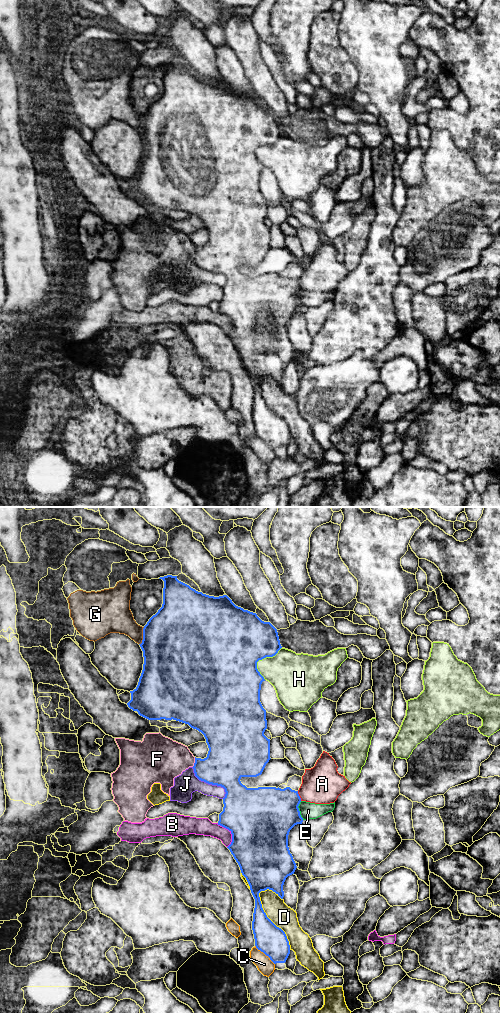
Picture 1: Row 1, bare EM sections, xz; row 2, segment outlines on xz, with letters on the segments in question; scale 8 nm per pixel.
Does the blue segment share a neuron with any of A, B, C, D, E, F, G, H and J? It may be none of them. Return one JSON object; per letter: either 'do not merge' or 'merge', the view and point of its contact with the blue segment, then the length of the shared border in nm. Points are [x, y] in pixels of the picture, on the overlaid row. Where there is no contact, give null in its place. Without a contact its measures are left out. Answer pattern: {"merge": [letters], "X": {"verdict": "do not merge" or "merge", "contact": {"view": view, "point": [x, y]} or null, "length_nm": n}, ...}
{"merge": [], "A": {"verdict": "do not merge", "contact": {"view": "xz", "point": [299, 796]}, "length_nm": 90}, "B": {"verdict": "do not merge", "contact": {"view": "xz", "point": [231, 833]}, "length_nm": 220}, "C": {"verdict": "do not merge", "contact": {"view": "xz", "point": [265, 954]}, "length_nm": 220}, "D": {"verdict": "do not merge", "contact": {"view": "xz", "point": [270, 920]}, "length_nm": 550}, "E": {"verdict": "do not merge", "contact": {"view": "xz", "point": [298, 810]}, "length_nm": 150}, "F": {"verdict": "do not merge", "contact": {"view": "xz", "point": [195, 762]}, "length_nm": 80}, "G": {"verdict": "do not merge", "contact": {"view": "xz", "point": [143, 636]}, "length_nm": 150}, "H": {"verdict": "do not merge", "contact": {"view": "xz", "point": [261, 659]}, "length_nm": 300}, "J": {"verdict": "do not merge", "contact": {"view": "xz", "point": [209, 783]}, "length_nm": 360}}

